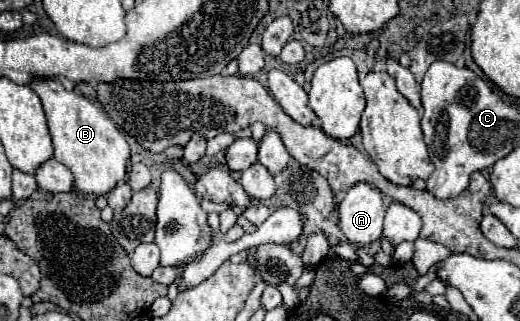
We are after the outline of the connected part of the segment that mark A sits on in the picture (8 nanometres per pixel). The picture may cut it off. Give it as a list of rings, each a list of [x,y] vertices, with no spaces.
[[[356,183],[340,201],[340,231],[356,247],[368,247],[382,237],[384,203],[382,193],[368,185]]]

